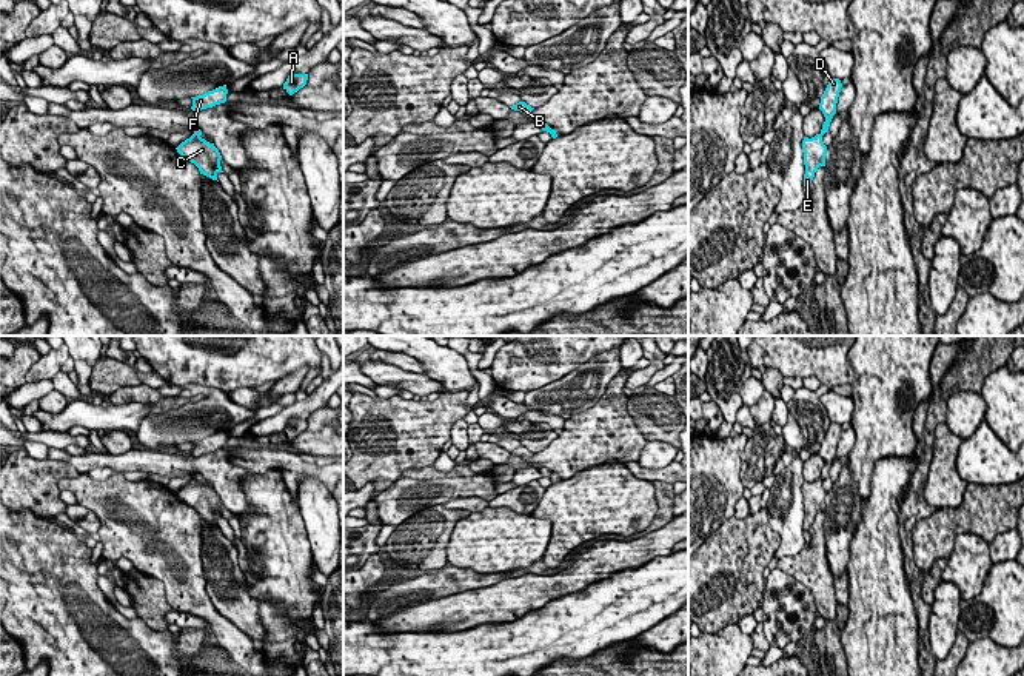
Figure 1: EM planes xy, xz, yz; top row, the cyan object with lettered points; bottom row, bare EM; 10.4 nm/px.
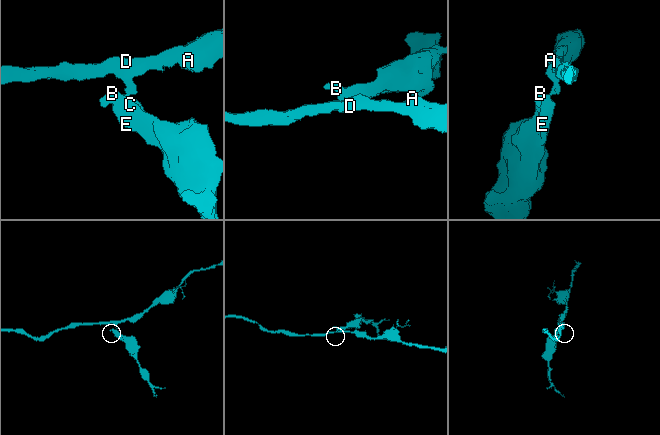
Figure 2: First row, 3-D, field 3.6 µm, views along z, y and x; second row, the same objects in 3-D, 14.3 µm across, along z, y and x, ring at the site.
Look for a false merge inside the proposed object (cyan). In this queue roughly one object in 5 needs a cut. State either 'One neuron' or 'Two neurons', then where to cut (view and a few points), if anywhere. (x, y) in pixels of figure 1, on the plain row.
Two neurons. Split along xy (194, 478), (199, 481)

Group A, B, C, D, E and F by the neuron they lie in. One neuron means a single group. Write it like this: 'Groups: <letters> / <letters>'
Groups: A D F / B C E

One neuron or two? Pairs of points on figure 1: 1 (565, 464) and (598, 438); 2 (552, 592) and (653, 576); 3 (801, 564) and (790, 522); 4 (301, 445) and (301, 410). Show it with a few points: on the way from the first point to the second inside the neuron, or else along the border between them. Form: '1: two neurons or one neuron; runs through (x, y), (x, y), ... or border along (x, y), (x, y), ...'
1: one neuron; runs through (573, 456), (590, 439)
2: two neurons; border along (621, 572), (592, 582), (582, 590), (553, 599)
3: two neurons; border along (806, 545), (795, 555), (778, 559)
4: two neurons; border along (322, 407), (307, 418)

